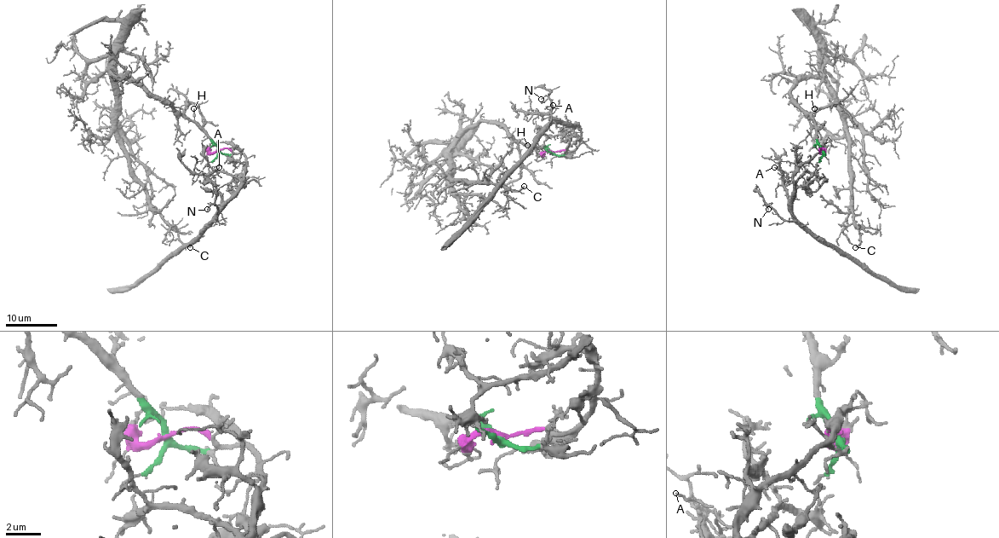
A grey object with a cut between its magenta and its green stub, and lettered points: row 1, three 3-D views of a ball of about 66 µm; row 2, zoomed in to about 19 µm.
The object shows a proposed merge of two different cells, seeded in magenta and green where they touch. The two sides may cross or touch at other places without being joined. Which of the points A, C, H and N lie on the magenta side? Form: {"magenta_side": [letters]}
{"magenta_side": ["A", "N"]}

